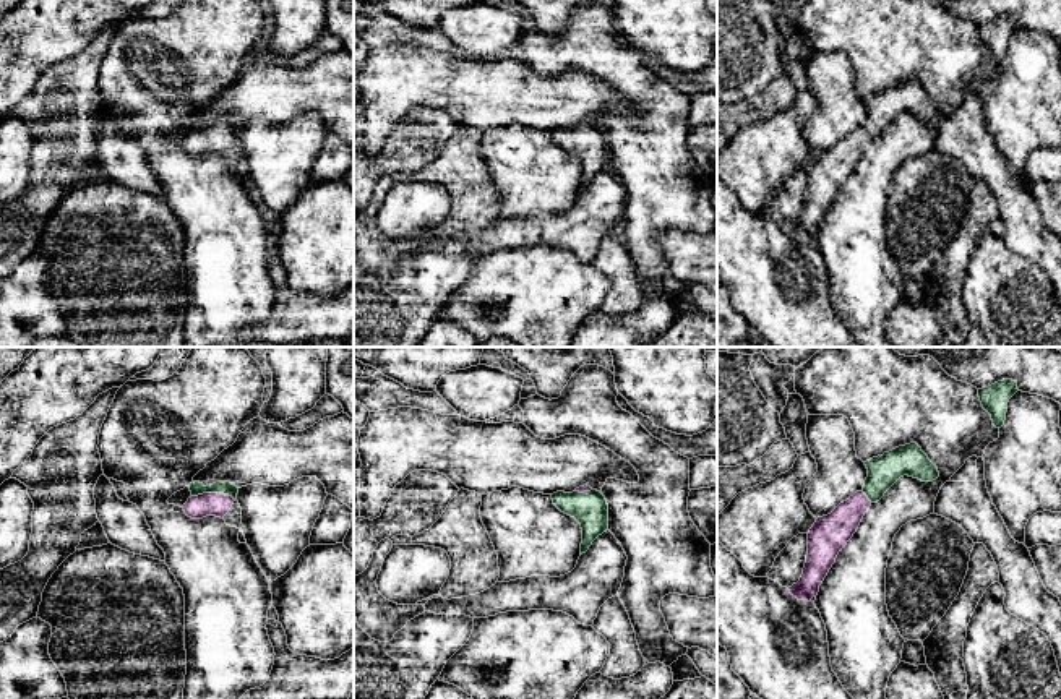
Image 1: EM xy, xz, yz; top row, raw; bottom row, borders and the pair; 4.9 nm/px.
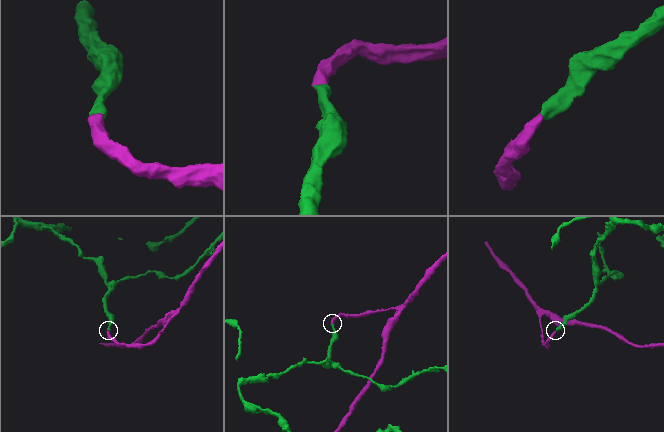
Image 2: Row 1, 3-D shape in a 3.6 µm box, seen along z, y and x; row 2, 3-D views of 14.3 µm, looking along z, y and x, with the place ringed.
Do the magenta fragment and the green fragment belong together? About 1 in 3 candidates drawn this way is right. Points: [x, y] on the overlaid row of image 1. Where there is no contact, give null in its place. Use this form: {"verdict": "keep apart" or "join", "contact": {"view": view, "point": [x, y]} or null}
{"verdict": "join", "contact": {"view": "xy", "point": [213, 493]}}

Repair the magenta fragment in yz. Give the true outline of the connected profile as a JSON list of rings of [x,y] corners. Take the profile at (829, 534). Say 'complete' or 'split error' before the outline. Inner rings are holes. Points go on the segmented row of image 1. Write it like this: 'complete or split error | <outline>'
split error | [[[917,443],[899,446],[865,462],[868,477],[863,490],[840,503],[831,514],[818,517],[808,532],[808,555],[803,574],[788,587],[798,600],[811,600],[835,563],[839,551],[857,532],[865,512],[904,475],[921,482],[939,477],[938,467]]]

